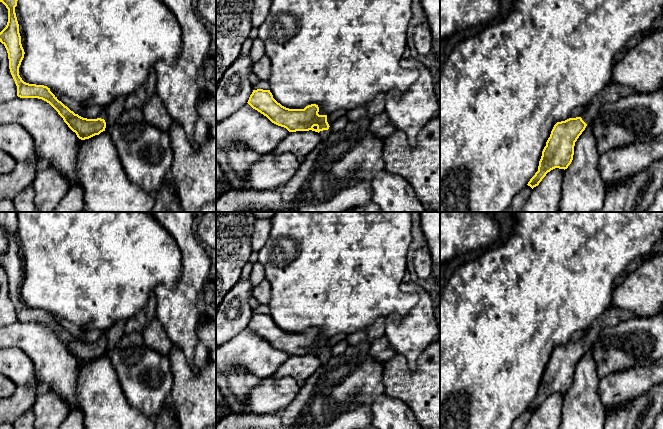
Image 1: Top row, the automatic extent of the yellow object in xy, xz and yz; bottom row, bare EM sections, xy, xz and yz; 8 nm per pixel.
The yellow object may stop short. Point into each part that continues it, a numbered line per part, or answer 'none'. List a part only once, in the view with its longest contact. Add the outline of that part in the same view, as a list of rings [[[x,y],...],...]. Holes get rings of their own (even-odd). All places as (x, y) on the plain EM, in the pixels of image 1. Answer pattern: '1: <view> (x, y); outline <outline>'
1: xz (324, 358); outline [[[328,353],[328,354],[320,355],[319,358],[321,360],[322,365],[325,365],[325,364],[327,364],[327,362],[330,358],[330,354]]]

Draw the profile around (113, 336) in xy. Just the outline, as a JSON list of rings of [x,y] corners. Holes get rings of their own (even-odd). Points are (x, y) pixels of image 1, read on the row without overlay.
[[[120,321],[106,332],[106,350],[117,346],[125,334],[125,321]]]

